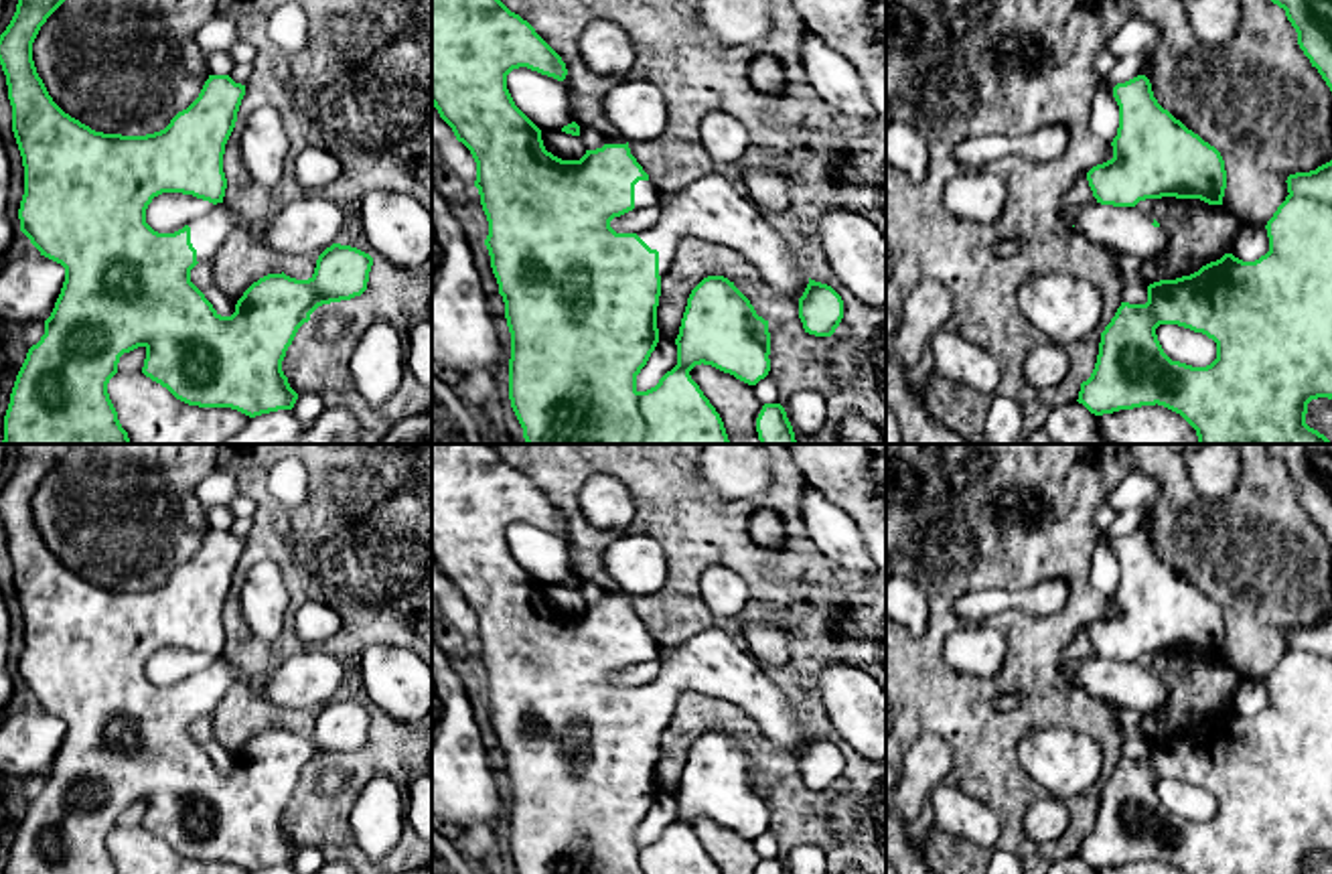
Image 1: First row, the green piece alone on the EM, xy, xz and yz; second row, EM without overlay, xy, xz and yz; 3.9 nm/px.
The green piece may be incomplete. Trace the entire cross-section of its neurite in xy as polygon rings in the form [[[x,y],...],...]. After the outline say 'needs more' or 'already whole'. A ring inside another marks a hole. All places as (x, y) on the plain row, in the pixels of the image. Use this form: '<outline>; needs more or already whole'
[[[18,444],[16,466],[0,489],[0,519],[12,560],[12,586],[24,621],[24,649],[18,663],[20,685],[41,710],[65,722],[61,748],[45,775],[45,789],[28,803],[16,829],[4,874],[118,874],[107,837],[118,827],[120,811],[138,801],[146,803],[142,827],[189,860],[231,862],[249,872],[292,864],[298,848],[282,825],[288,801],[318,760],[351,754],[367,744],[373,712],[337,696],[345,671],[341,661],[322,647],[308,647],[290,655],[274,671],[255,677],[239,677],[223,659],[227,643],[223,627],[225,598],[245,550],[245,539],[235,537],[229,529],[209,529],[199,552],[187,564],[178,566],[164,584],[146,590],[95,586],[65,568],[36,527],[32,497],[47,472],[71,446]],[[162,647],[193,649],[215,661],[174,687],[158,687],[146,677],[146,663]],[[235,683],[247,683],[280,708],[316,710],[314,728],[308,734],[296,734],[284,726],[268,728],[243,746],[231,771],[221,771],[191,736],[191,724],[199,716],[211,716]]]; needs more

